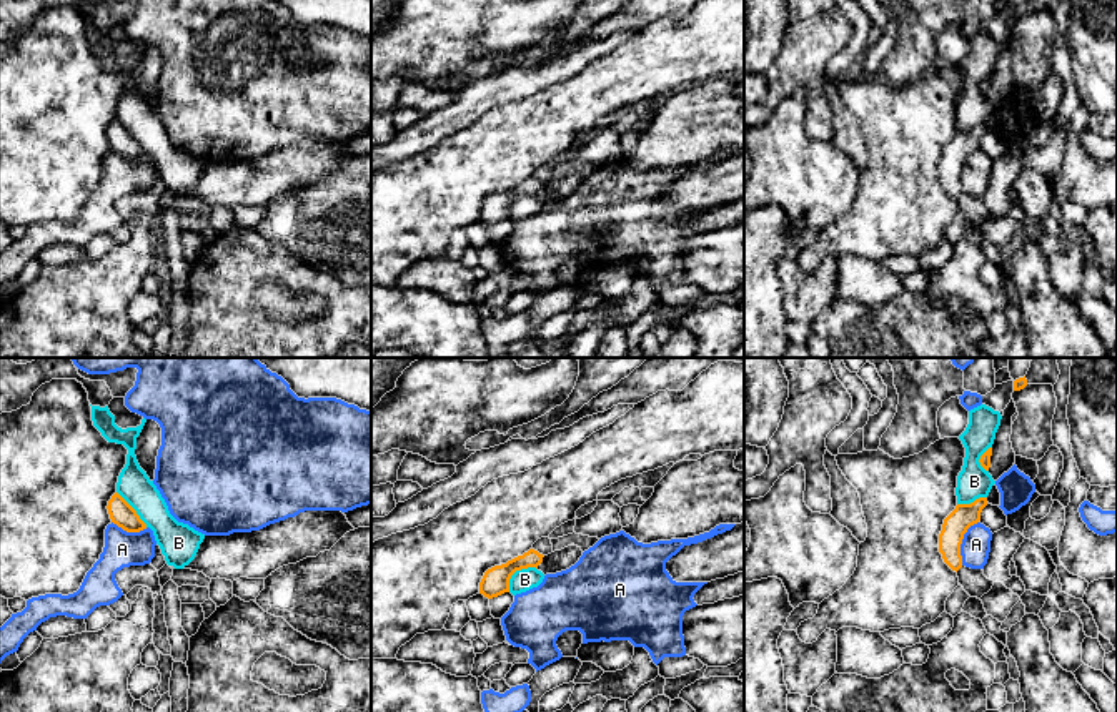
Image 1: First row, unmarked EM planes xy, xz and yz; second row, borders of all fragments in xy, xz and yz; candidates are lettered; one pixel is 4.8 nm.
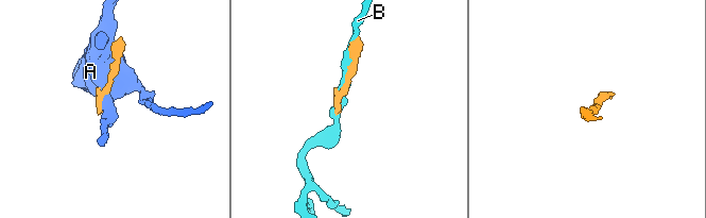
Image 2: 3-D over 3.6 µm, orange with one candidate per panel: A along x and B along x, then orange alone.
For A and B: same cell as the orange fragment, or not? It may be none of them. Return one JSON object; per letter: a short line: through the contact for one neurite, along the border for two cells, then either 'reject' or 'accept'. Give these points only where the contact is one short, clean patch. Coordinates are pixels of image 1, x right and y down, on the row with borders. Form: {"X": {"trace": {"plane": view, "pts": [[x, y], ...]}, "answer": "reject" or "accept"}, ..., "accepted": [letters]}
{"A": {"trace": {"plane": "yz", "pts": [[977, 521], [964, 534], [961, 564]]}, "answer": "reject"}, "B": {"answer": "reject"}, "accepted": []}

